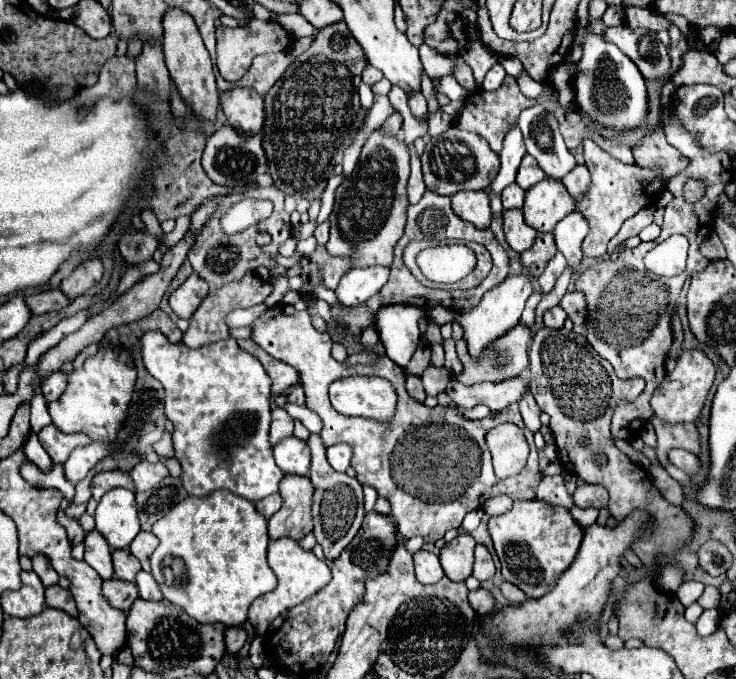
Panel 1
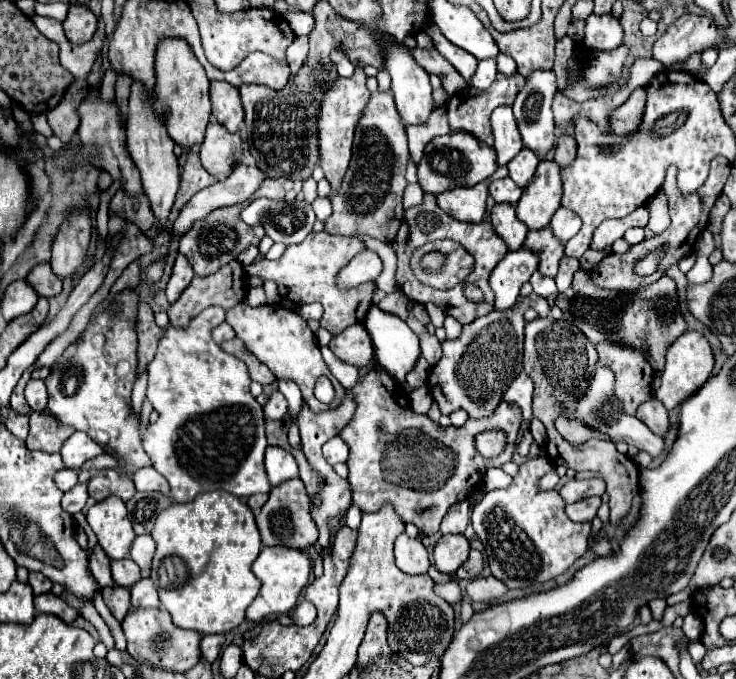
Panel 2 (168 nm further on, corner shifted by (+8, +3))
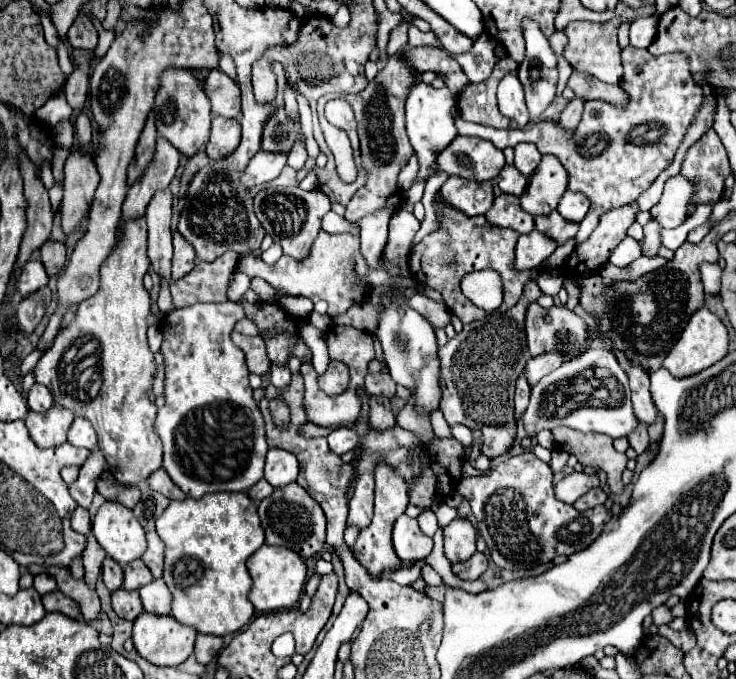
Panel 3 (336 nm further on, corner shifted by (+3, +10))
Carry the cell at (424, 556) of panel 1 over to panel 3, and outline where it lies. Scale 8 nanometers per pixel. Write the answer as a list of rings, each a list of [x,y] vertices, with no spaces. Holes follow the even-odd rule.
[[[403,514],[393,528],[393,548],[401,560],[415,562],[431,554],[433,540],[421,532],[417,520]]]

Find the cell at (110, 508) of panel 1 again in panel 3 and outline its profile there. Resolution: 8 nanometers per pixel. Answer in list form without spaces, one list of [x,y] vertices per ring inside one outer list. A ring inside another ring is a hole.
[[[107,500],[95,514],[93,534],[101,548],[121,566],[145,552],[145,530],[137,522],[135,514],[119,504]]]

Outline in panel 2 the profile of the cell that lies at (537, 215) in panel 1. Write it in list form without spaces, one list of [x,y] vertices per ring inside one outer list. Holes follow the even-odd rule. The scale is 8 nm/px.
[[[540,161],[532,181],[524,187],[524,193],[516,203],[516,215],[528,229],[544,229],[560,207],[560,197],[560,167],[554,161]]]

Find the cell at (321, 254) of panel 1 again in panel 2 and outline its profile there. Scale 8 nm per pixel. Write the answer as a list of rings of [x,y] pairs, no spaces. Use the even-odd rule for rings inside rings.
[[[310,233],[304,243],[300,245],[290,245],[286,247],[284,255],[276,261],[260,259],[252,265],[246,265],[244,271],[248,277],[260,277],[262,281],[274,281],[278,287],[278,293],[288,297],[290,301],[304,305],[304,303],[322,303],[324,315],[320,319],[320,325],[328,329],[330,333],[338,335],[346,327],[354,323],[362,323],[364,313],[372,305],[372,291],[368,291],[366,285],[366,301],[362,303],[362,289],[352,287],[352,289],[340,289],[336,285],[336,277],[340,269],[344,269],[356,253],[364,249],[364,243],[354,239],[354,237],[342,237],[342,235],[328,235],[328,233]]]

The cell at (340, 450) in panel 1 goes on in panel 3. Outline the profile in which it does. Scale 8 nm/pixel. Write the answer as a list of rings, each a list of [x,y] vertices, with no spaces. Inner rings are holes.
[[[337,428],[327,436],[327,440],[329,440],[329,448],[339,456],[357,448],[357,444],[359,444],[359,436],[353,428]]]

